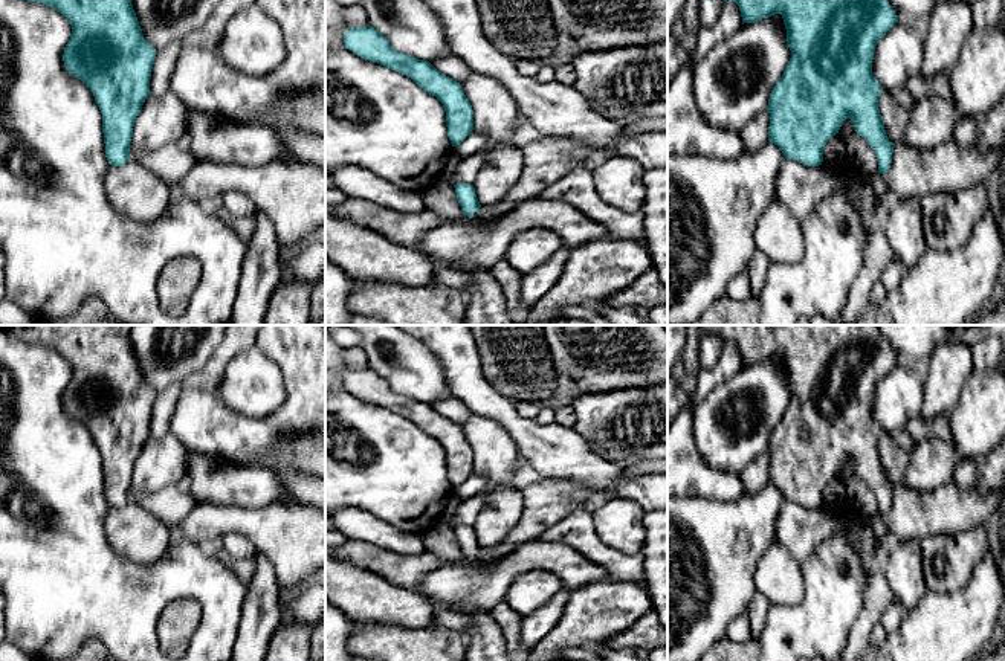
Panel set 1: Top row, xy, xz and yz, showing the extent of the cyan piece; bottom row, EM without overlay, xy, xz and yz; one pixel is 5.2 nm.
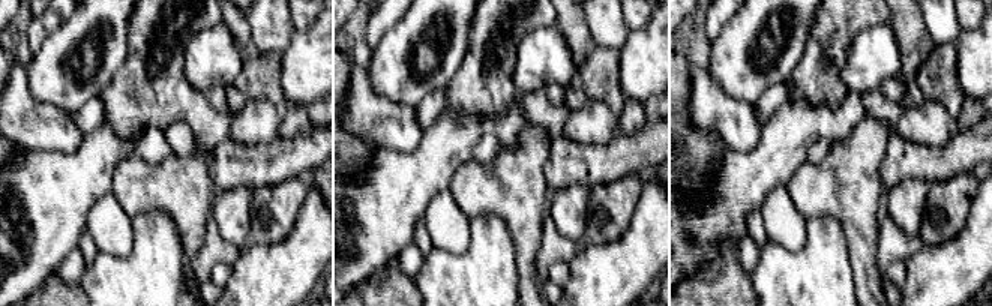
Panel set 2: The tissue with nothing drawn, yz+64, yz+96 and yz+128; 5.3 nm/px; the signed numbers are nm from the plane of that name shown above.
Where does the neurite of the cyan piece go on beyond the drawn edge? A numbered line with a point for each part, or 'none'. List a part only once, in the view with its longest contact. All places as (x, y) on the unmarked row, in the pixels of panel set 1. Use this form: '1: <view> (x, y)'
none

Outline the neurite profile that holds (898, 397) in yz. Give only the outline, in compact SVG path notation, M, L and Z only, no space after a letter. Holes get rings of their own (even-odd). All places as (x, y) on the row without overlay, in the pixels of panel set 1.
M895 365L875 388L872 417L886 434L904 429L924 401L924 365Z

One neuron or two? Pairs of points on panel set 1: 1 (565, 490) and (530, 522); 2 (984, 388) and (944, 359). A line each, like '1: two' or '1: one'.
1: one
2: two

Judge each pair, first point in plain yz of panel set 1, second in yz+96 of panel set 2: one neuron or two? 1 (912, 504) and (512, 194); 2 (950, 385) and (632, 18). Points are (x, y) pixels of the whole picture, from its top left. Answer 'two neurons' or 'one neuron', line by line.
1: two neurons
2: two neurons

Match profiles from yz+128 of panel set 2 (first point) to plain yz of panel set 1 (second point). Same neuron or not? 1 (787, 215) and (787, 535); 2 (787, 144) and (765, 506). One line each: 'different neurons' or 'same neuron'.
1: different neurons
2: same neuron

